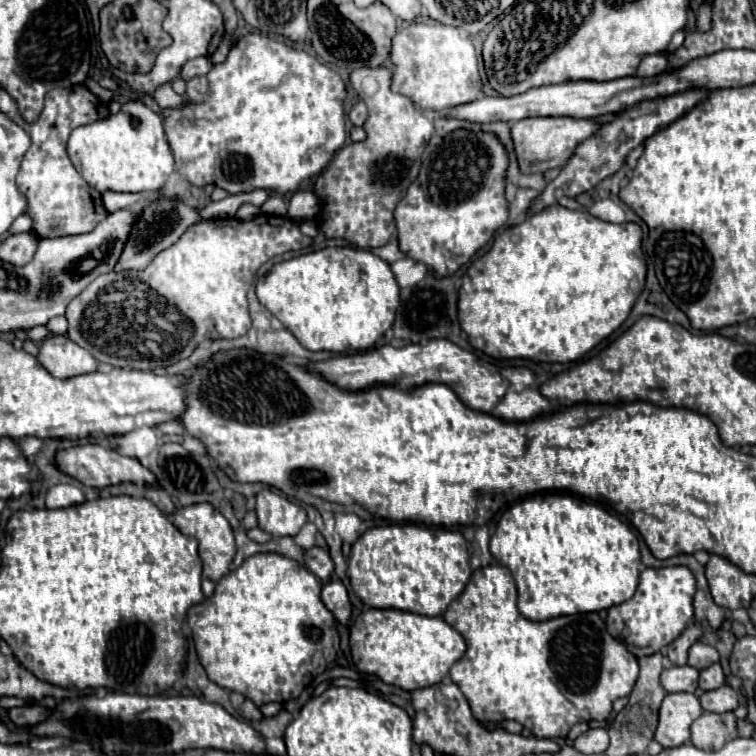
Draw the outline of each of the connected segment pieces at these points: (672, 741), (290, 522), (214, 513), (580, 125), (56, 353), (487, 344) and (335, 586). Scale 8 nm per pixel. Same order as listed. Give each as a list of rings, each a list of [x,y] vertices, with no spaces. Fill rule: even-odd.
[[[687,692],[667,694],[659,710],[659,726],[655,740],[663,748],[673,748],[689,742],[691,724],[703,714],[699,698]]]
[[[269,488],[257,492],[255,498],[259,528],[271,536],[295,536],[307,522],[307,514],[297,502],[291,502],[289,498],[275,494]]]
[[[193,504],[187,508],[179,508],[175,512],[175,526],[199,542],[199,558],[203,564],[203,578],[209,578],[213,582],[219,582],[225,574],[229,574],[229,566],[235,556],[235,536],[229,526],[229,522],[223,518],[219,510],[215,510],[211,504]]]
[[[567,116],[525,118],[519,122],[511,122],[511,140],[515,146],[519,170],[523,174],[533,174],[533,172],[545,172],[551,168],[561,168],[567,162],[567,158],[573,154],[575,146],[581,140],[589,138],[597,128],[599,124],[595,124],[593,120],[575,120]]]
[[[57,334],[47,336],[39,344],[37,360],[55,378],[73,378],[81,374],[91,374],[99,366],[99,362],[85,348],[79,348],[67,336]]]
[[[547,206],[521,224],[503,230],[489,252],[479,256],[463,276],[459,290],[459,324],[475,350],[495,360],[527,358],[535,362],[573,362],[609,338],[629,316],[645,286],[641,226],[609,224],[585,210]]]
[[[333,578],[329,584],[323,586],[323,604],[327,604],[327,608],[331,608],[335,620],[343,626],[347,626],[351,622],[351,602],[349,602],[349,594],[347,588],[343,586],[343,582],[339,578]]]

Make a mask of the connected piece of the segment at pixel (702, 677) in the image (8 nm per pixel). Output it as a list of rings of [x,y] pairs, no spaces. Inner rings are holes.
[[[711,664],[709,668],[699,672],[699,688],[701,690],[715,690],[725,684],[725,674],[721,670],[721,664]]]

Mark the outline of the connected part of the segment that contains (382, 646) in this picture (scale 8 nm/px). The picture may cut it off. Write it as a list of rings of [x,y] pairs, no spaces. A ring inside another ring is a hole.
[[[367,610],[351,626],[351,654],[357,668],[367,674],[375,674],[385,684],[399,686],[407,692],[439,684],[449,674],[449,668],[463,658],[465,648],[467,646],[463,636],[453,626],[449,626],[441,616],[429,618],[403,610]]]

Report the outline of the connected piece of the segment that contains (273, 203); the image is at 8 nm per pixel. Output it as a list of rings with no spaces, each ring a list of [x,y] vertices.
[[[271,194],[271,196],[267,198],[267,202],[261,206],[261,212],[265,212],[265,214],[275,214],[275,216],[285,216],[285,214],[287,214],[287,206],[285,206],[285,202],[283,202],[279,196]]]

